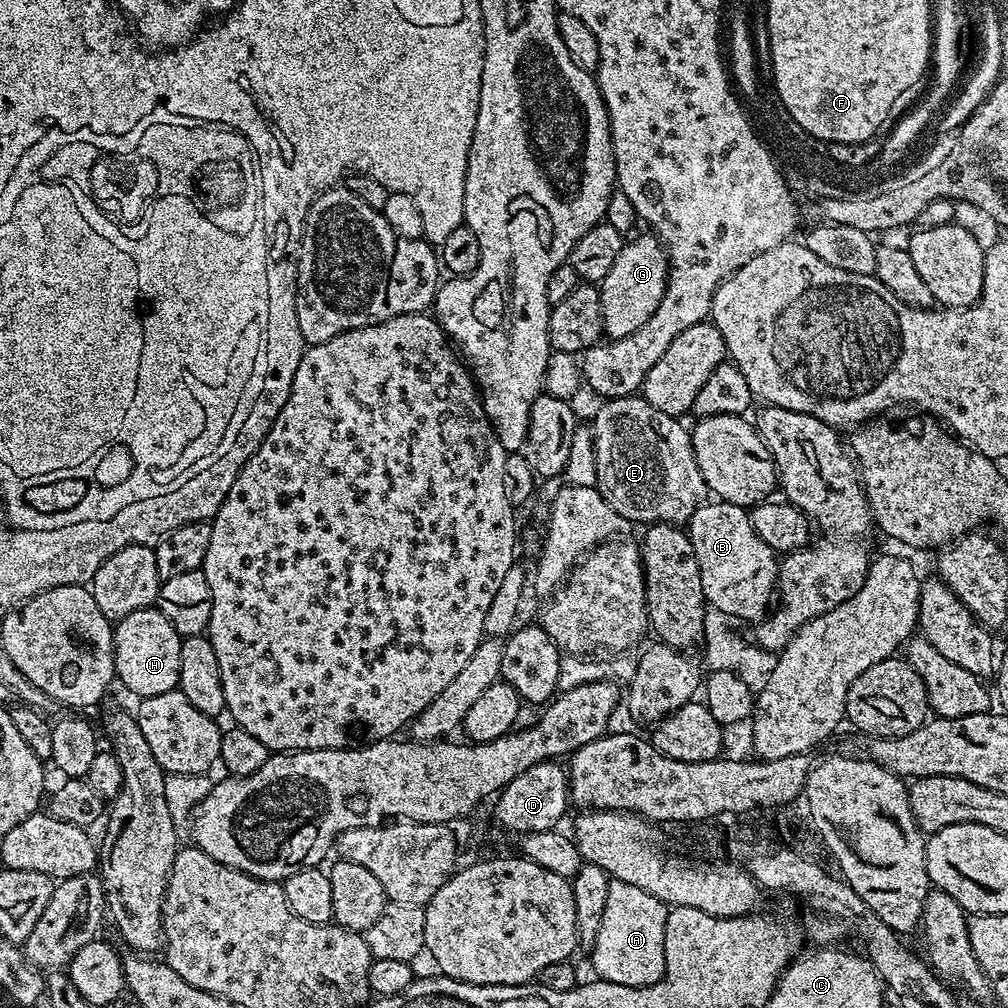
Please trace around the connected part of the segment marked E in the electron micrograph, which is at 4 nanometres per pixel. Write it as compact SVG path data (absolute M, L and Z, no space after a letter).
M640 394L614 396L605 399L601 404L604 405L597 410L596 417L590 420L594 458L597 462L595 491L606 498L606 502L610 502L618 515L637 525L687 525L710 496L702 478L702 470L698 470L698 462L694 458L691 431L687 427L683 428L677 417L658 410L658 406L650 406L650 402Z

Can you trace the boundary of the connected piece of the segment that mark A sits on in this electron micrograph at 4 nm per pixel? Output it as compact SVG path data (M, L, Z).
M610 879L610 891L606 897L606 910L602 914L602 926L598 926L598 938L594 938L594 946L590 949L592 968L596 971L593 973L606 982L631 988L645 988L660 983L664 979L664 939L669 911L669 905L654 898L654 894L646 894L646 890L630 886L630 882Z

